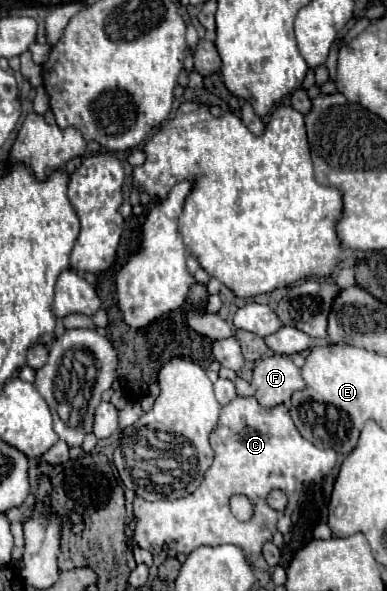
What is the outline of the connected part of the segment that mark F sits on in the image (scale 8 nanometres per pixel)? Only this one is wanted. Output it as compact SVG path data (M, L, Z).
M270 356L254 366L252 386L258 402L266 408L272 408L288 402L292 392L302 390L306 384L300 376L300 370L288 356Z

